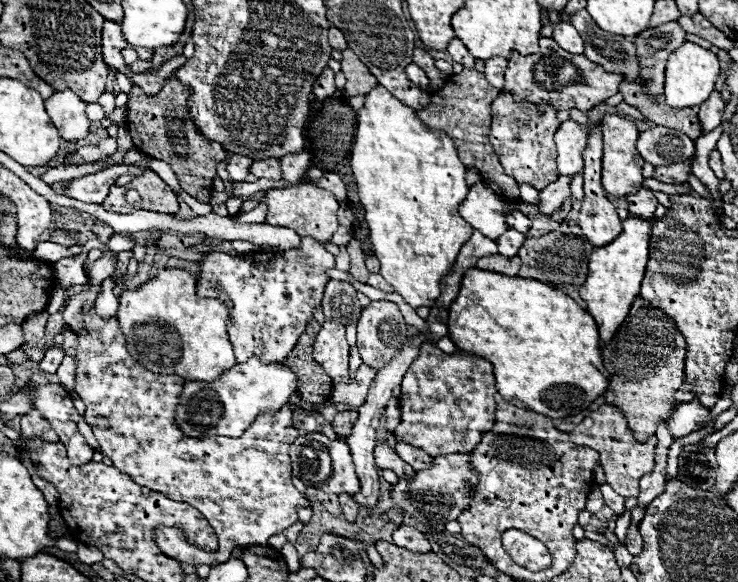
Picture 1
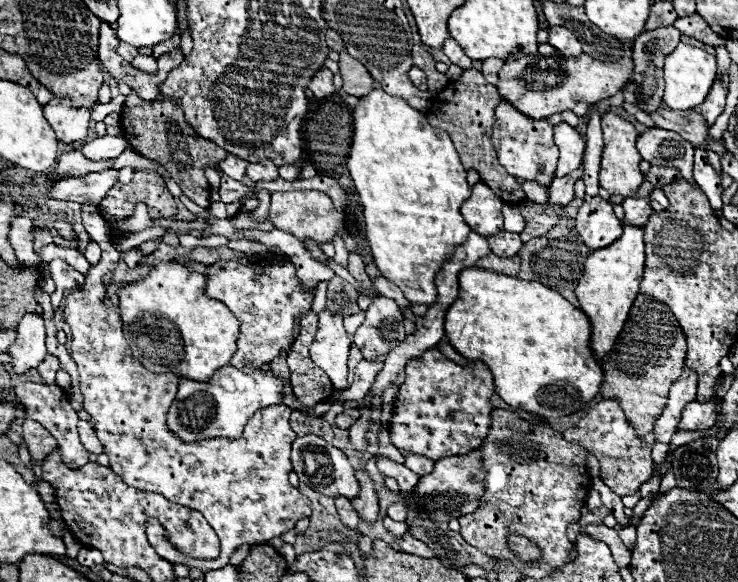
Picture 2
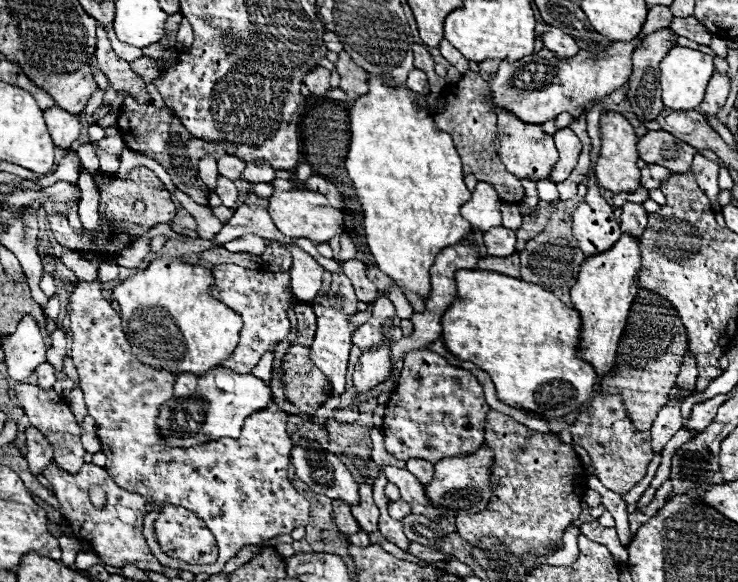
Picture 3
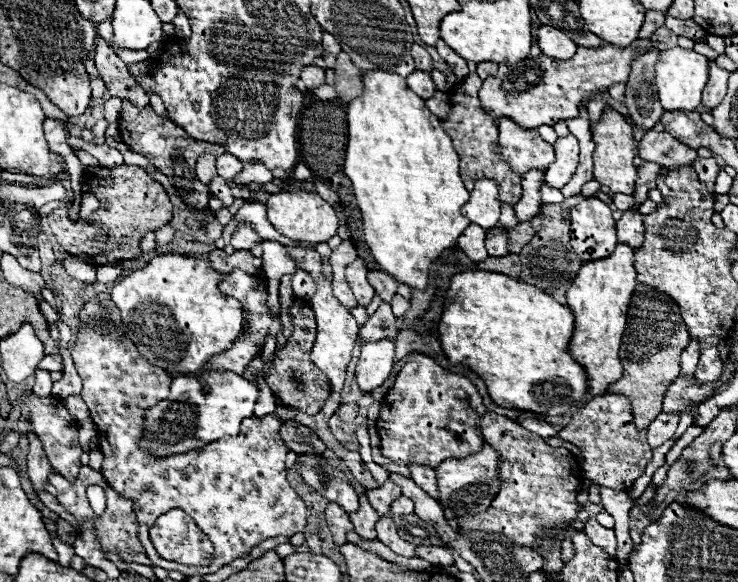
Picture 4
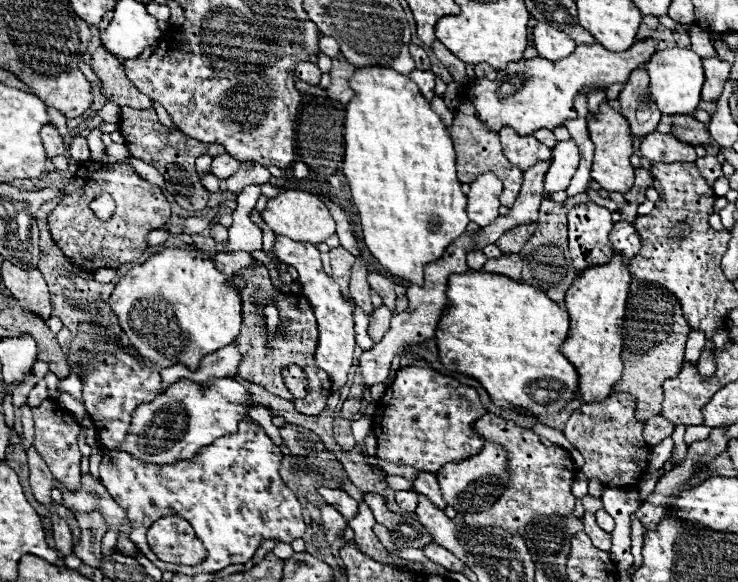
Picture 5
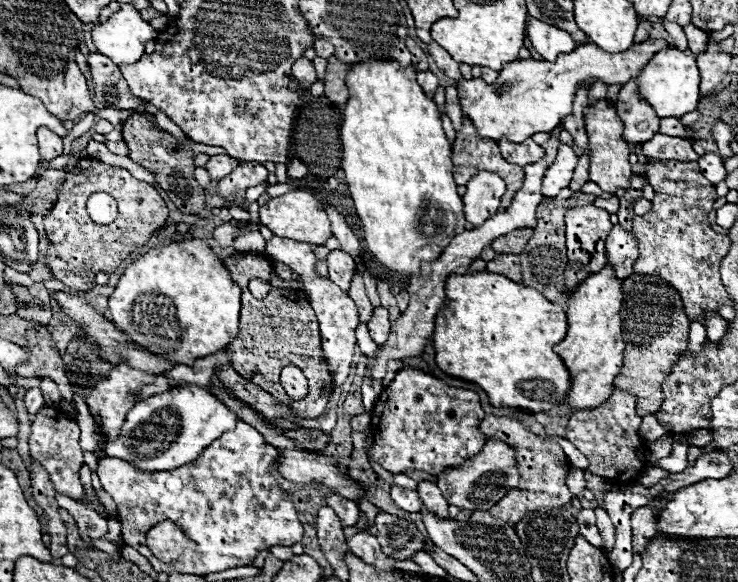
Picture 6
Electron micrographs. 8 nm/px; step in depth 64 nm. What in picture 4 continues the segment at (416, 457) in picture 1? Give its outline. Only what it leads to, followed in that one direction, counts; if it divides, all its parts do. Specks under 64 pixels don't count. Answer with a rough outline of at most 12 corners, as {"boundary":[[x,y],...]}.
{"boundary":[[410,464],[414,482],[436,498],[436,472]]}

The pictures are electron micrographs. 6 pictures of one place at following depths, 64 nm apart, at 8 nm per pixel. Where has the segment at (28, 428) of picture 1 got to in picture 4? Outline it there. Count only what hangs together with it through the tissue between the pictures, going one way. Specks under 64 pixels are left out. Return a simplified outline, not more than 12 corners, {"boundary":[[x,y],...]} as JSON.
{"boundary":[[26,434],[28,476],[34,490],[44,490],[52,466],[36,434]]}

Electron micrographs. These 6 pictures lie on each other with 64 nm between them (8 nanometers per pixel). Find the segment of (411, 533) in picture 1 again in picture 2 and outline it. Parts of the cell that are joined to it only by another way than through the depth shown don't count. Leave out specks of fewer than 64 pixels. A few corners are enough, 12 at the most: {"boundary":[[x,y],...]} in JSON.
{"boundary":[[404,532],[396,542],[404,552],[434,556],[422,540]]}

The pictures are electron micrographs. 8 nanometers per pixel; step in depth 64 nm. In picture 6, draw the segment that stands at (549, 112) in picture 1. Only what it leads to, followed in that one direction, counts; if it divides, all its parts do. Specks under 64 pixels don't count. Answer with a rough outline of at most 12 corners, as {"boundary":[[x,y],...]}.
{"boundary":[[532,138],[516,144],[500,142],[502,156],[518,166],[544,158]]}

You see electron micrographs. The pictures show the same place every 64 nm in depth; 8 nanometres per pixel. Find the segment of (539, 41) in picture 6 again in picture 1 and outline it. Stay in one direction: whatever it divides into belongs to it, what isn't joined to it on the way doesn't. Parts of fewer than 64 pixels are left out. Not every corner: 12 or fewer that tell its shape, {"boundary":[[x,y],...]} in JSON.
{"boundary":[[560,22],[552,36],[560,48],[584,54],[584,40],[572,24]]}

